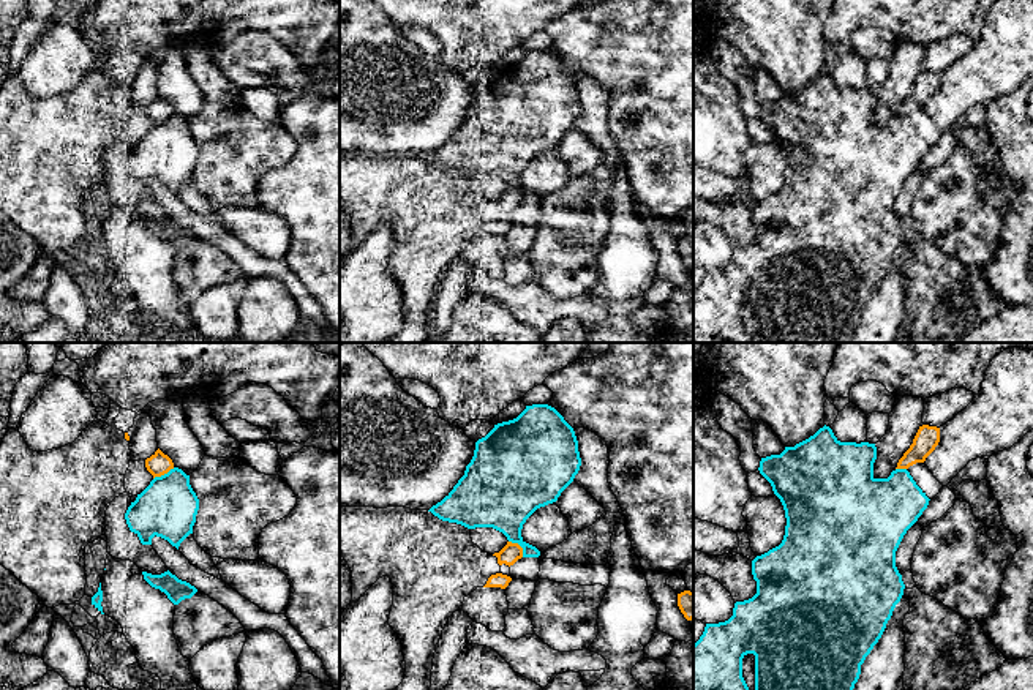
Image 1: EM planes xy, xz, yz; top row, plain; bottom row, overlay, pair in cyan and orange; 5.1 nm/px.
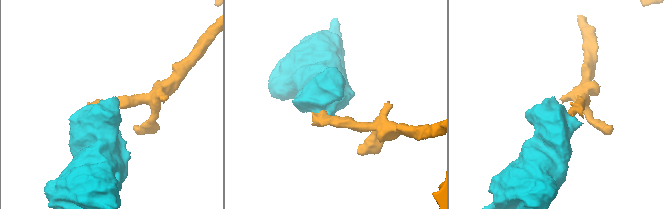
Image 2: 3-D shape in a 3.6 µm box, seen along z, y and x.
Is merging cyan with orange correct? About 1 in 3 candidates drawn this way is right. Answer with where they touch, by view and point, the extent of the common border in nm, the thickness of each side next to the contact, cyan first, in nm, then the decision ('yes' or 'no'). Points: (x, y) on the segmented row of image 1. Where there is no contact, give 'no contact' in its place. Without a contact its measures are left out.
xz (520, 545) | 120 nm | 300/100 nm | no

